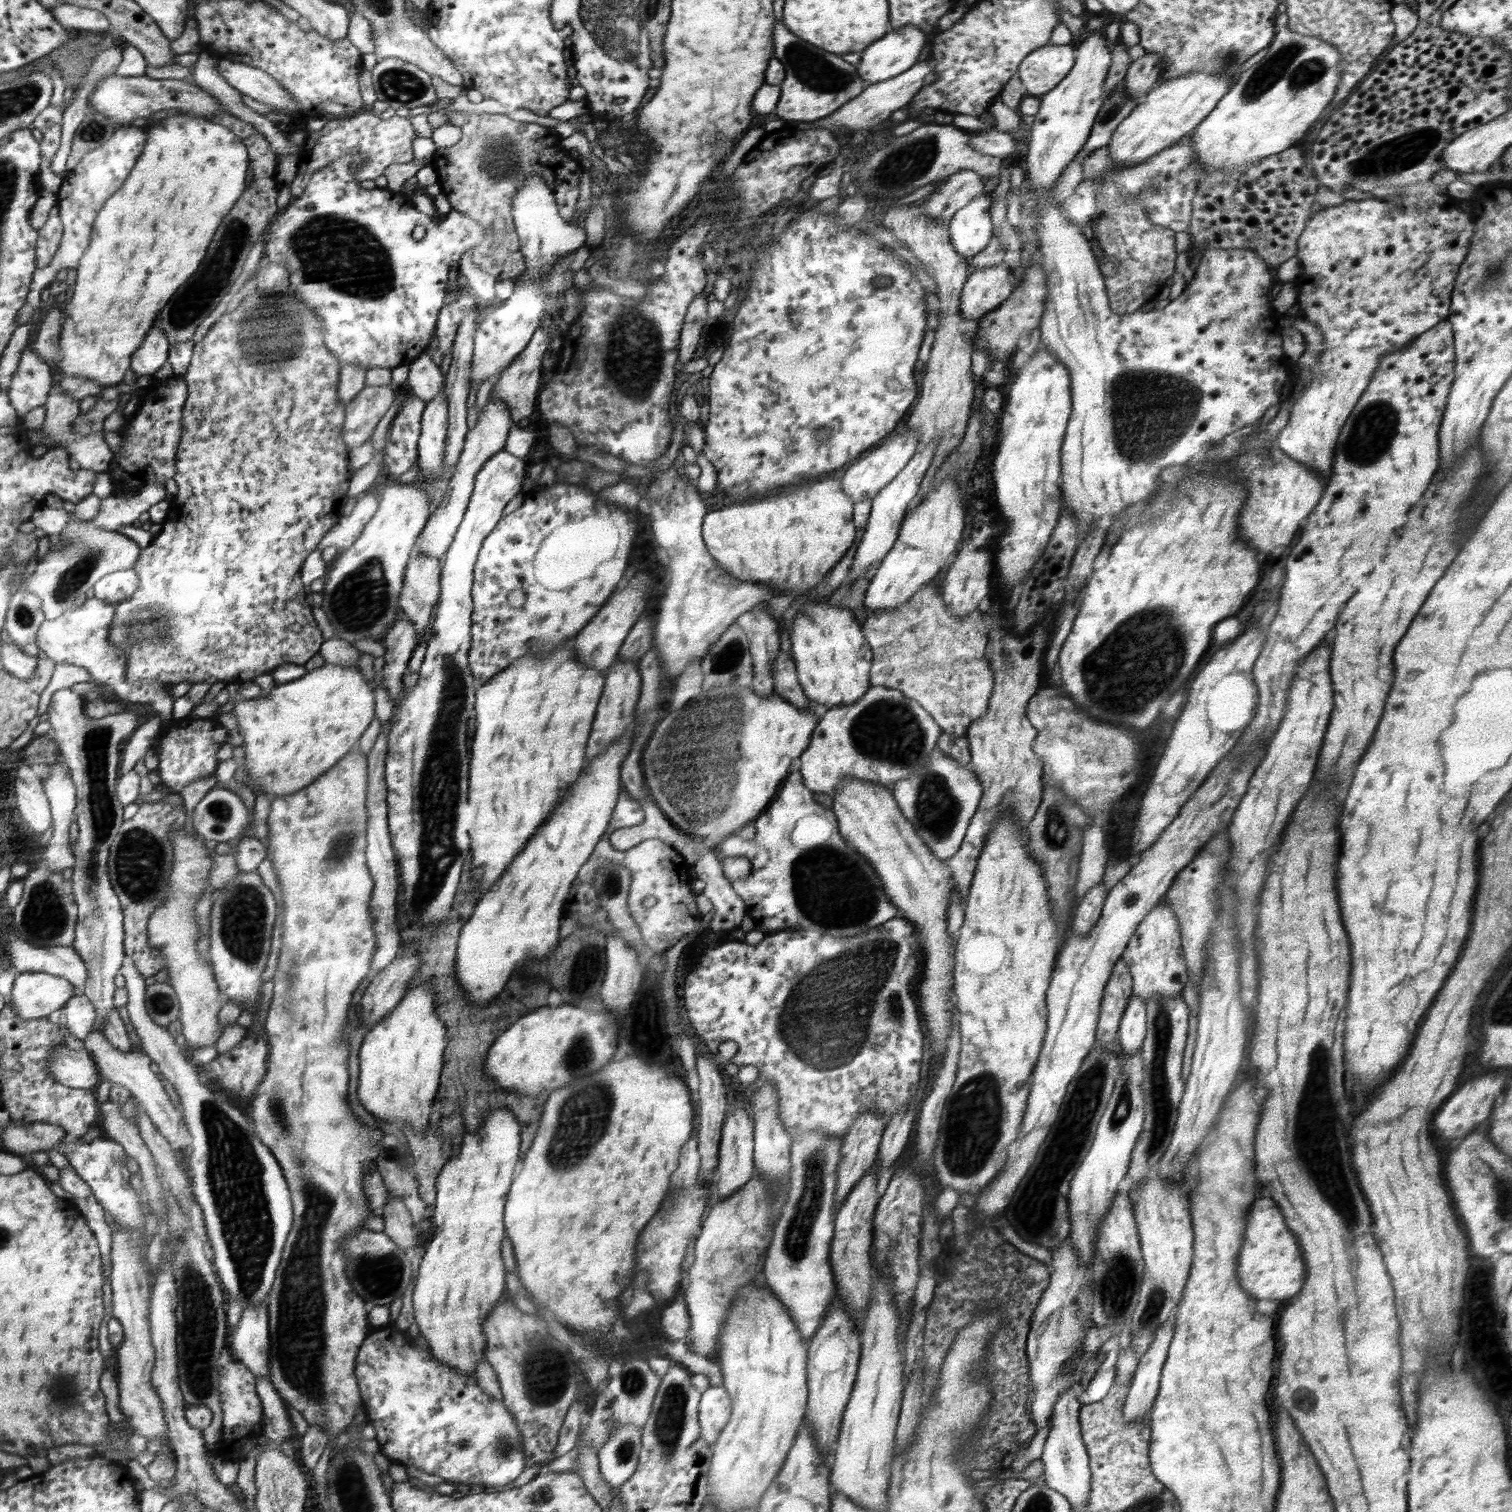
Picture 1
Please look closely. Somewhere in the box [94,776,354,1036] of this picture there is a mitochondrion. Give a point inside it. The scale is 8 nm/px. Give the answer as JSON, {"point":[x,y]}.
{"point":[243,915]}

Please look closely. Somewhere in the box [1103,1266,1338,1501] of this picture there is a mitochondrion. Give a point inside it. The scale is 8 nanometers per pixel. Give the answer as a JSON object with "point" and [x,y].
{"point":[1150,1316]}

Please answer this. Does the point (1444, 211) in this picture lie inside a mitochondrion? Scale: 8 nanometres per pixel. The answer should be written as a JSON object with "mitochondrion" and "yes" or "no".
{"mitochondrion":"no"}

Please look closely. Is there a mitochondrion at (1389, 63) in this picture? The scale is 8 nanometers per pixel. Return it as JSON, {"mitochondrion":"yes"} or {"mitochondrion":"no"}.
{"mitochondrion":"no"}

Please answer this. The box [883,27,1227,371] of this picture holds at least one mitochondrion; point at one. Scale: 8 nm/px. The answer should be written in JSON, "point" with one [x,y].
{"point":[1110,110]}

